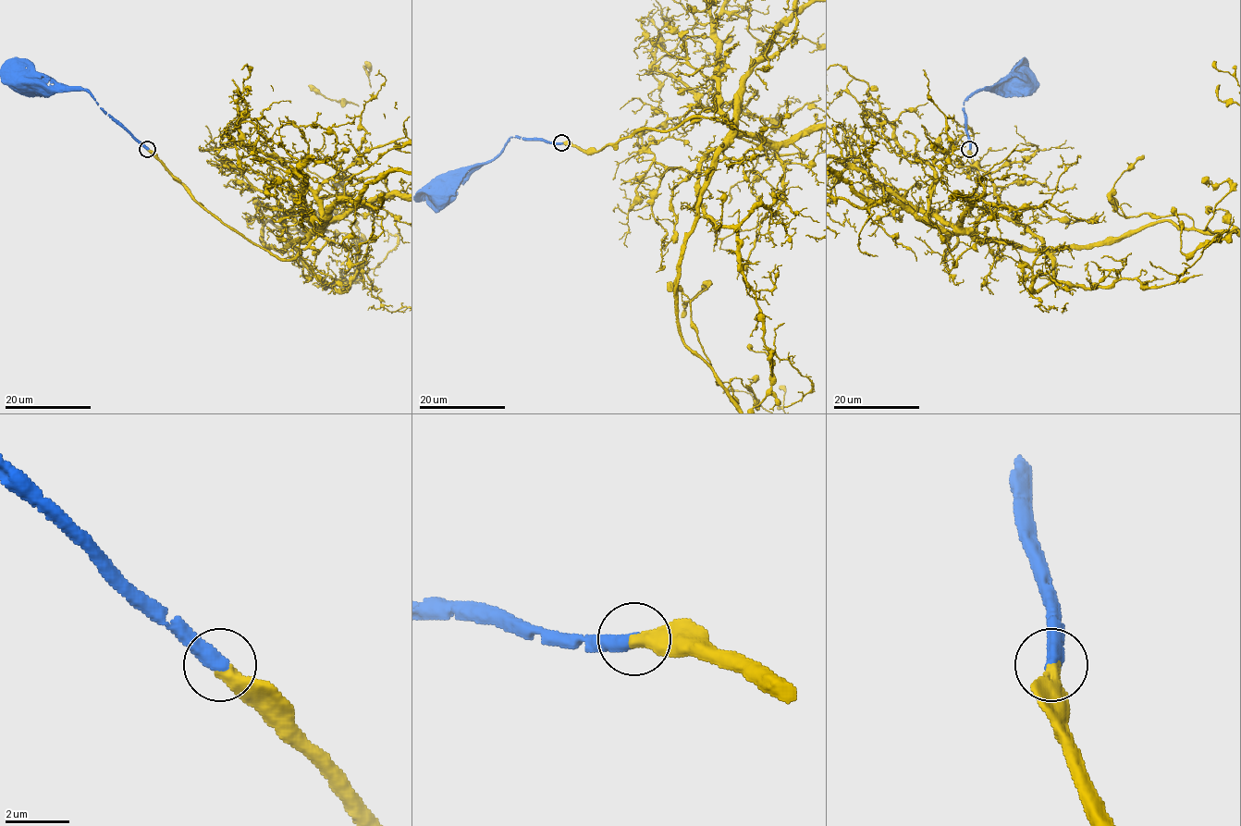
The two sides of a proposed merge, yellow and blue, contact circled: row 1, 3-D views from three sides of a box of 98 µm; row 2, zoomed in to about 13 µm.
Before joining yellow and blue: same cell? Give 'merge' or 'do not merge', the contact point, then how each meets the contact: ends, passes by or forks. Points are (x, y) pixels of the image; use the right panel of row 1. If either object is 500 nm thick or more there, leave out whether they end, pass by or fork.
merge; at (969, 149); yellow ends there; blue ends there

